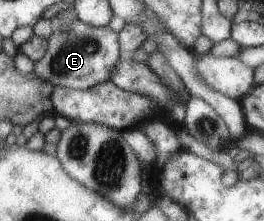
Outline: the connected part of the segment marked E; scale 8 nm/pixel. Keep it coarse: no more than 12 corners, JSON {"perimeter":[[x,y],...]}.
{"perimeter":[[74,19],[53,29],[33,73],[53,87],[110,81],[117,32]]}

